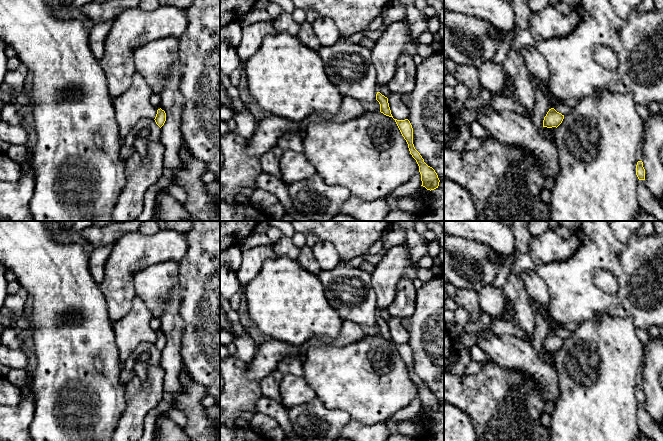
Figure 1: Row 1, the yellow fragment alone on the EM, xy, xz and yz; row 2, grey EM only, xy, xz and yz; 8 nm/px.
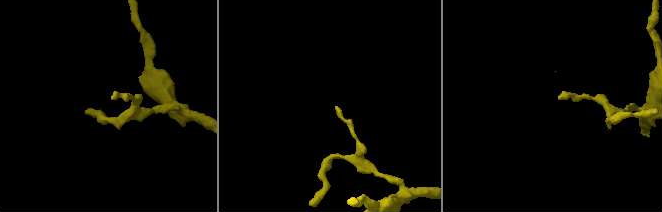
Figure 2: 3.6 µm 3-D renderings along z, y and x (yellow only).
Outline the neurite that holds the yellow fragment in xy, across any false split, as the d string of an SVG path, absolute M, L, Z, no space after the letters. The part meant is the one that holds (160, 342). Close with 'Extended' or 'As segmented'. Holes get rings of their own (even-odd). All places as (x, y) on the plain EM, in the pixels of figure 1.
M161 332L157 334L157 338L156 338L156 341L155 341L155 346L156 348L161 352L165 345L166 345L166 337L164 334L162 334Z. As segmented

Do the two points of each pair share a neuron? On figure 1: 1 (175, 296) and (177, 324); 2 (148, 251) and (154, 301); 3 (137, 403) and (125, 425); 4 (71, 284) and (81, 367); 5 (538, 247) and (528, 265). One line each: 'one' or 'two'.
1: one
2: two
3: one
4: one
5: two

